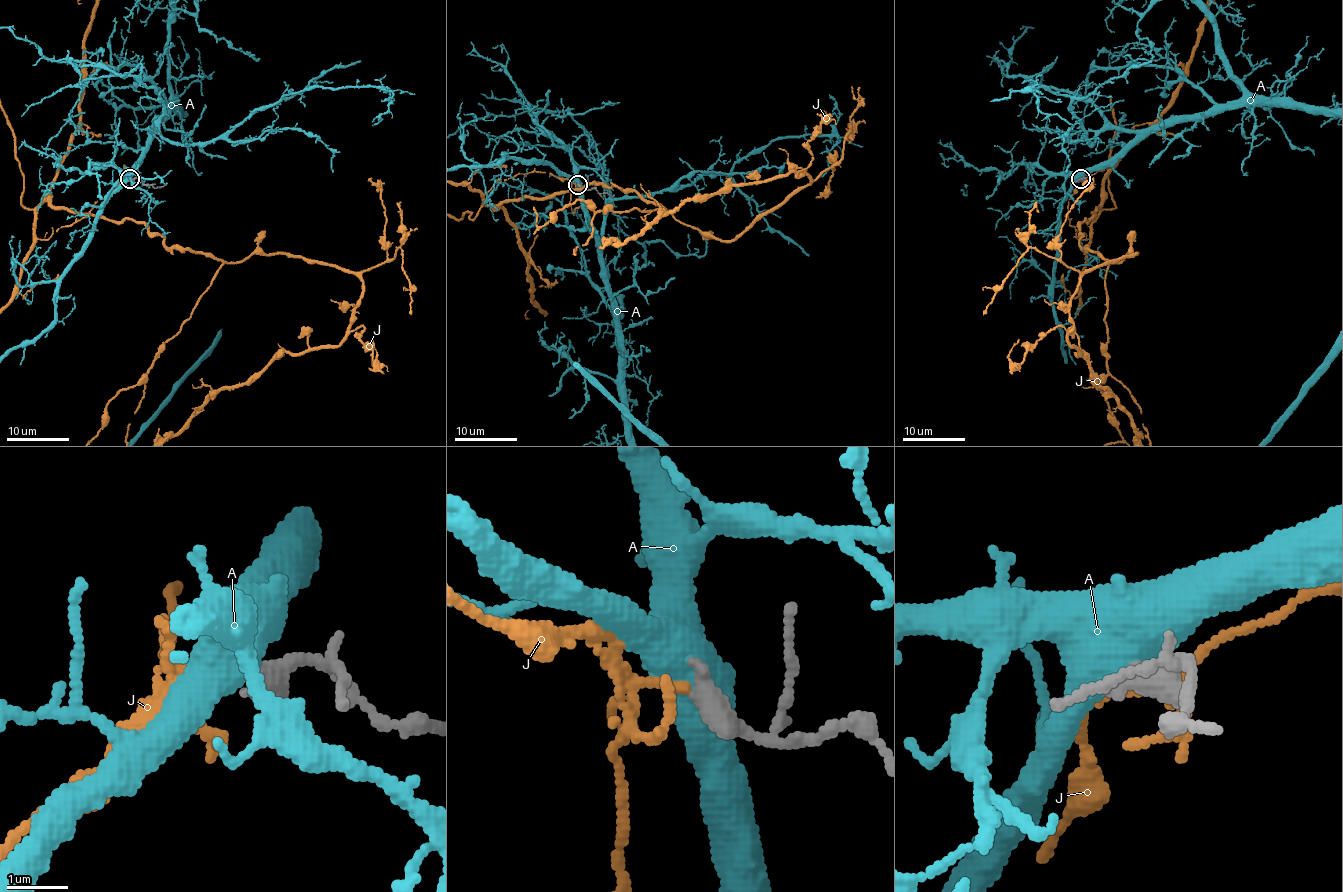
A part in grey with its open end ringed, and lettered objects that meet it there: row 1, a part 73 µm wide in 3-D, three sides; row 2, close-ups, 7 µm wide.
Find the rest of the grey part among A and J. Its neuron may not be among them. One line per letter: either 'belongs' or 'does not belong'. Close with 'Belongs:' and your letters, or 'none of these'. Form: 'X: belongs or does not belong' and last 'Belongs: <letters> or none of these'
A: does not belong
J: belongs
Belongs: J

